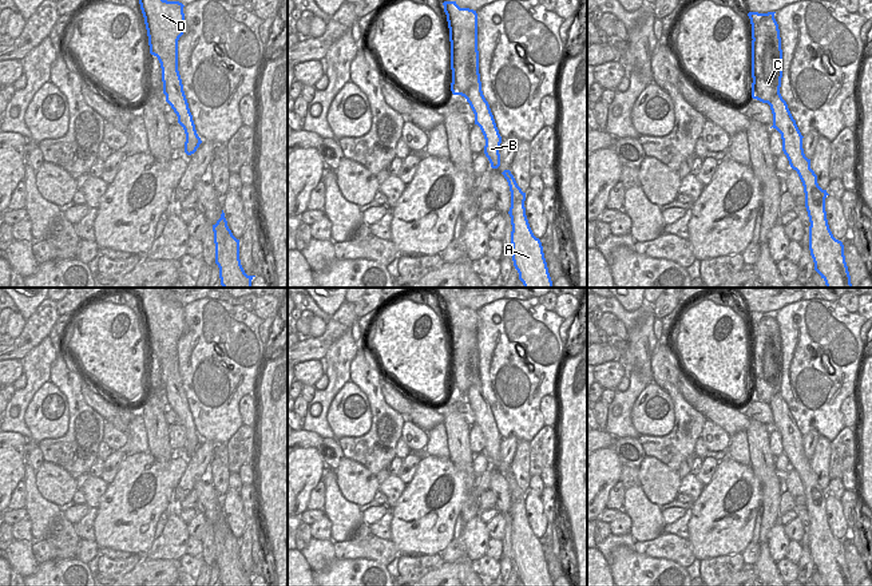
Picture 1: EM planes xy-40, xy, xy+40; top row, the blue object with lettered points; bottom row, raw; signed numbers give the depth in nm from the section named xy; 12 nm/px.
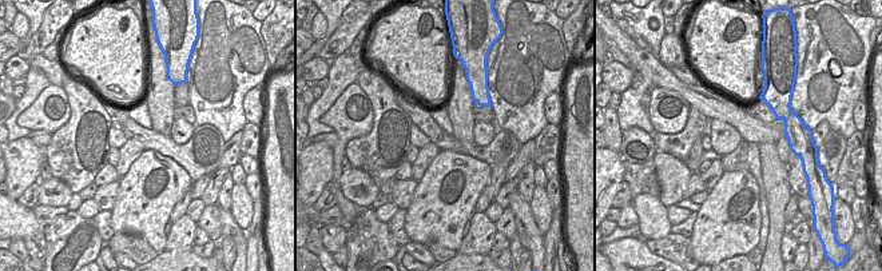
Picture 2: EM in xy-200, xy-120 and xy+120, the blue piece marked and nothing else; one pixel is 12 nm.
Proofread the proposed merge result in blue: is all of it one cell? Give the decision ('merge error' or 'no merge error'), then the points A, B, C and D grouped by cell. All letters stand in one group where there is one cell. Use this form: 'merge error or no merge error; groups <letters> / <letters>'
merge error; groups A B D / C

